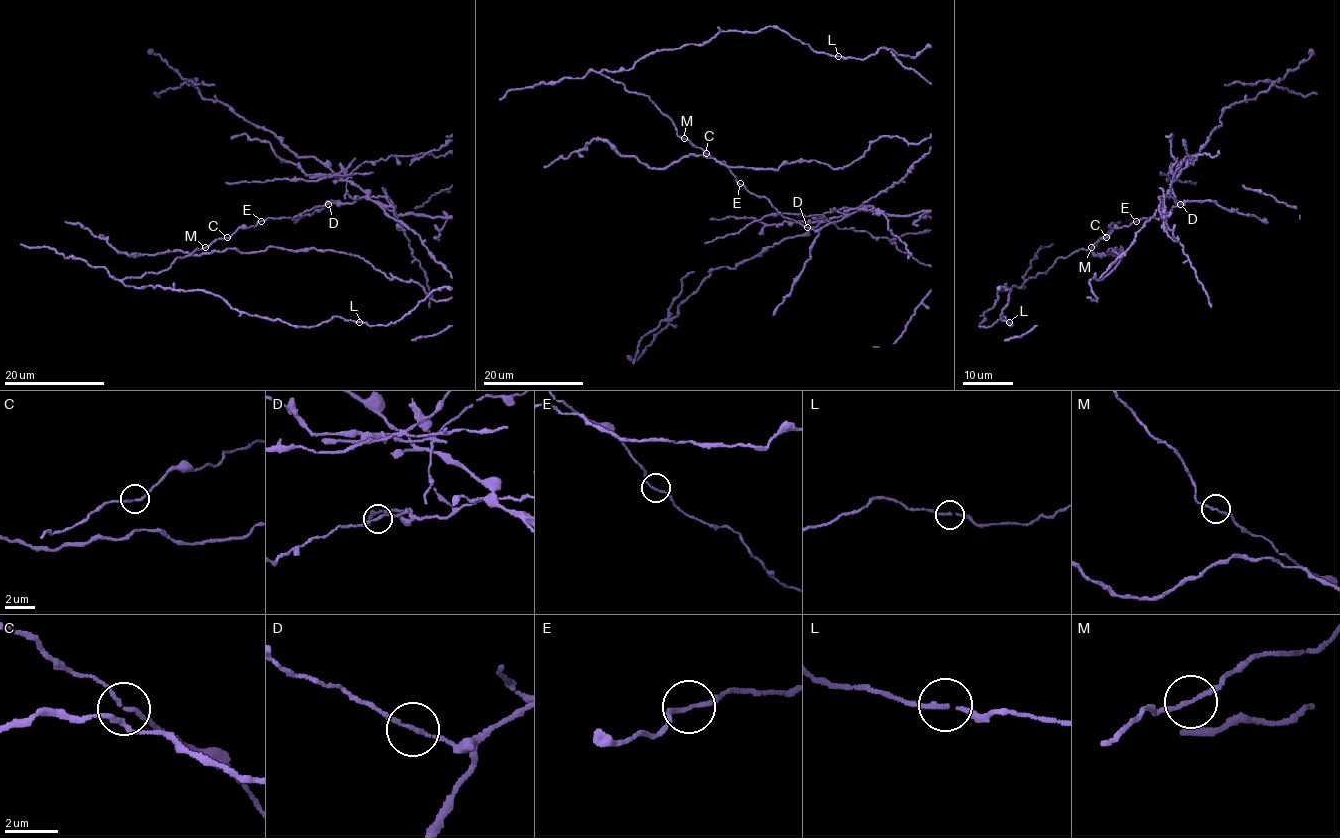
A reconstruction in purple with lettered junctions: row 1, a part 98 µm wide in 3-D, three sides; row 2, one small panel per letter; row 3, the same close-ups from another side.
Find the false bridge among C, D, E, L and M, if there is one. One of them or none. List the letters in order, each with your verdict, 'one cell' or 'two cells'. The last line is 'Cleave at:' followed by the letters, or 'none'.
C: one cell
D: two cells
E: one cell
L: one cell
M: one cell
Cleave at: D

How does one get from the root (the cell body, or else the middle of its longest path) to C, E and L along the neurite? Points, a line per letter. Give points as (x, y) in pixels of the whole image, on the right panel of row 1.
C: (1090, 248), (1100, 238), (1106, 237)
E: (1090, 248), (1115, 227), (1129, 226), (1136, 221)
L: (1090, 248), (1059, 257), (1023, 287), (1000, 290), (980, 325), (991, 326), (1003, 316), (1008, 322)

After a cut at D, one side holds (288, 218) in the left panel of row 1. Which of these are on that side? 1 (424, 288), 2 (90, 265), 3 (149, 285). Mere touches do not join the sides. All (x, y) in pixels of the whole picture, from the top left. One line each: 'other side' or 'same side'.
1: other side
2: same side
3: same side

